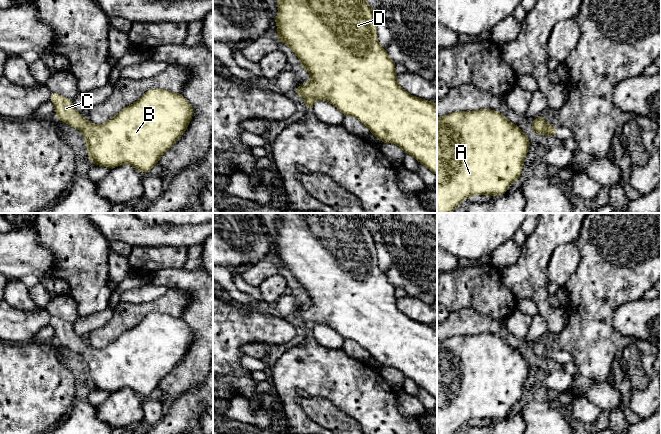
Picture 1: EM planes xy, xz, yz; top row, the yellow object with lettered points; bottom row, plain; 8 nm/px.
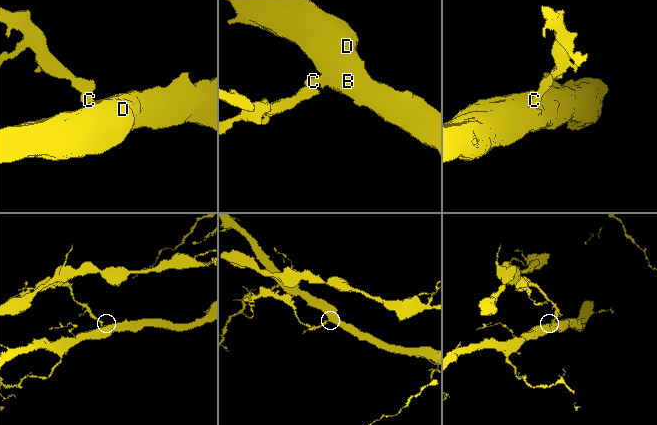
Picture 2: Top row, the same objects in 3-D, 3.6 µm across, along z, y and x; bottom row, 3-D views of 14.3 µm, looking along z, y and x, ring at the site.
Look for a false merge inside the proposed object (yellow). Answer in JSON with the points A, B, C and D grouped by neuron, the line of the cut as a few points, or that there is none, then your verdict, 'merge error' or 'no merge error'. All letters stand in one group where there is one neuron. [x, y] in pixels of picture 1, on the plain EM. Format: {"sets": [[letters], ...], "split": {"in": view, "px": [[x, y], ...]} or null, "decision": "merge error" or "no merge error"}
{"sets": [["A", "B", "C", "D"]], "split": null, "decision": "no merge error"}

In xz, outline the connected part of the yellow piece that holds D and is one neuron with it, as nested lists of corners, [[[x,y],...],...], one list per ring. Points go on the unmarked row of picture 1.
[[[277,213],[279,238],[272,242],[277,246],[277,263],[288,269],[301,285],[301,291],[311,299],[311,304],[295,313],[305,324],[308,334],[317,324],[326,324],[345,340],[353,340],[366,349],[371,358],[382,367],[400,370],[420,388],[437,399],[437,329],[414,321],[397,306],[396,287],[379,267],[376,253],[377,238],[366,226],[364,218],[356,213]]]

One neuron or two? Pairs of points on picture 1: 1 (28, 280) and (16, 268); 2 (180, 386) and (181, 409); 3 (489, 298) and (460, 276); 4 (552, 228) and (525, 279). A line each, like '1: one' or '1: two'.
1: two
2: two
3: one
4: one

